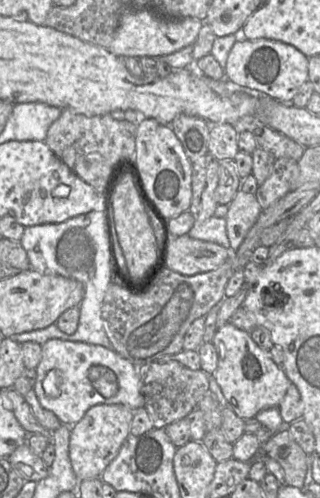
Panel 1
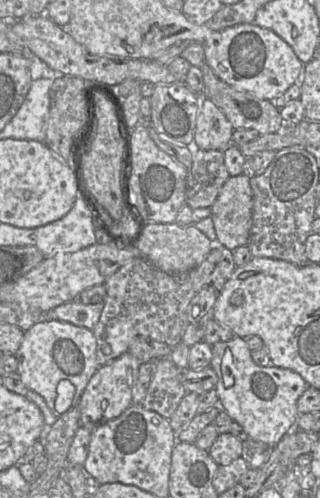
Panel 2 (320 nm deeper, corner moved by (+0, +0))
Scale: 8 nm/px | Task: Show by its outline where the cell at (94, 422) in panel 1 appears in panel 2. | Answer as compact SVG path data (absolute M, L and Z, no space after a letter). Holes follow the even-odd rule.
M125 352L112 362L99 366L80 397L80 426L92 433L109 420L120 416L132 404L132 390L140 364L135 356Z

